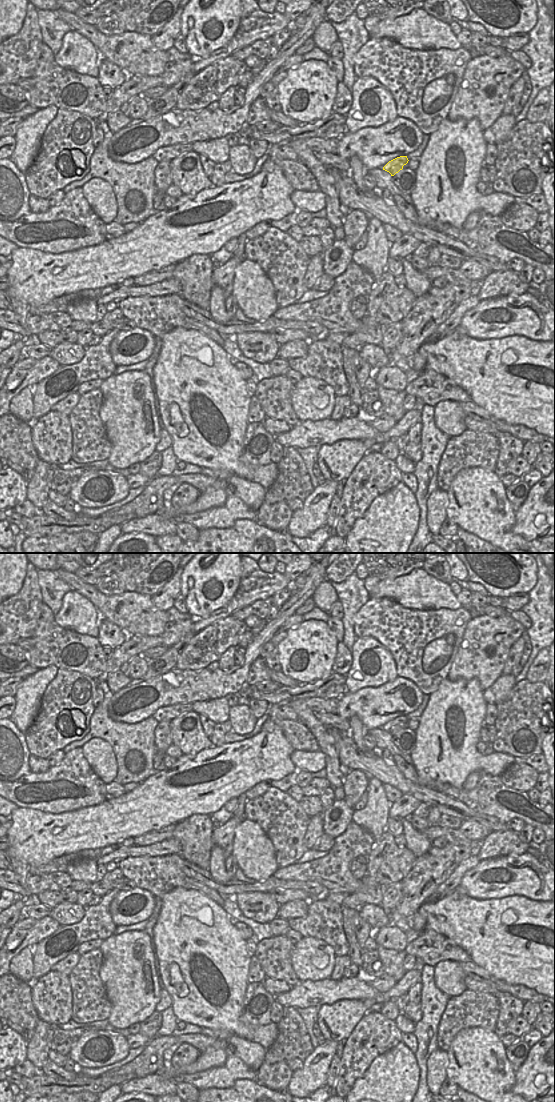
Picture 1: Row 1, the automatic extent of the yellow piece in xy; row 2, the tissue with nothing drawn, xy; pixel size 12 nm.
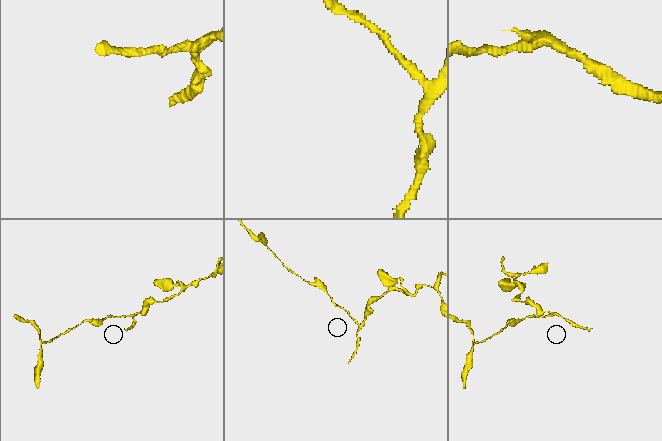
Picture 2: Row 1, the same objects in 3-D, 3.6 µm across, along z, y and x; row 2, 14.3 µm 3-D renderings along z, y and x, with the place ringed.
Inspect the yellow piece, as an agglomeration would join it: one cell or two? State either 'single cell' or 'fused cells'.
fused cells

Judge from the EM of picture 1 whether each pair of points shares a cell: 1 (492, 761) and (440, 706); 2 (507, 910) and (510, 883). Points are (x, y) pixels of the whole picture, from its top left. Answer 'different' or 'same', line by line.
1: same
2: different

